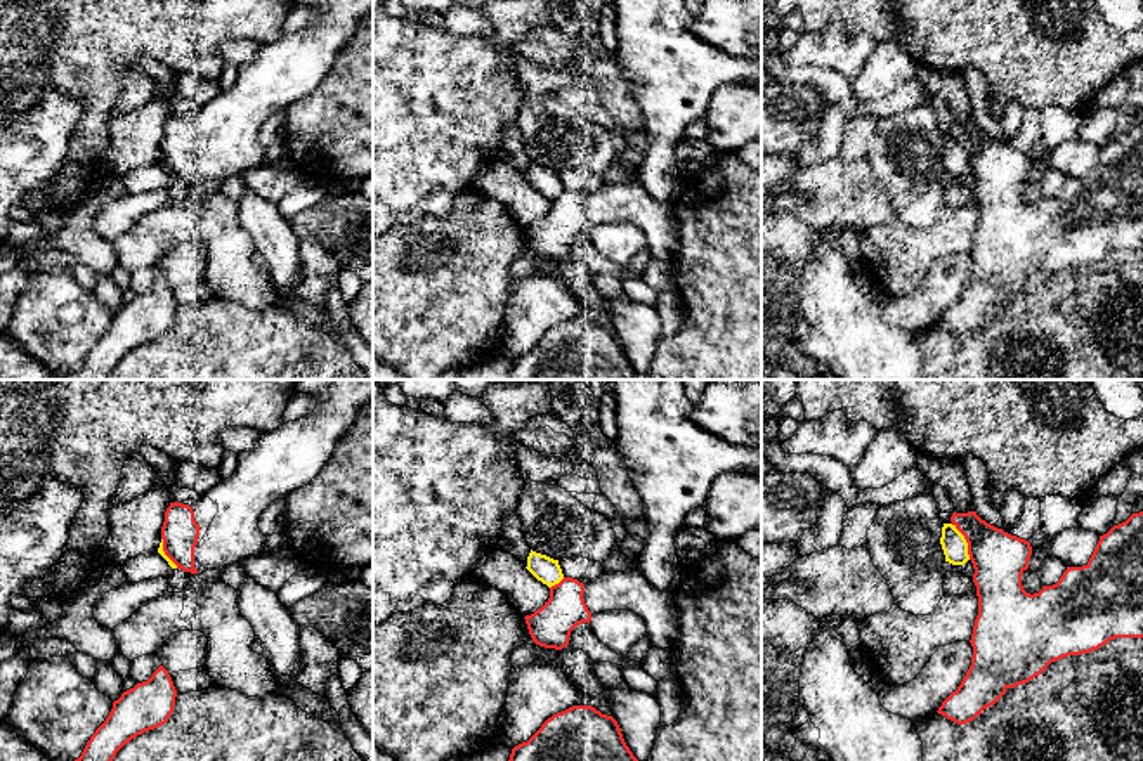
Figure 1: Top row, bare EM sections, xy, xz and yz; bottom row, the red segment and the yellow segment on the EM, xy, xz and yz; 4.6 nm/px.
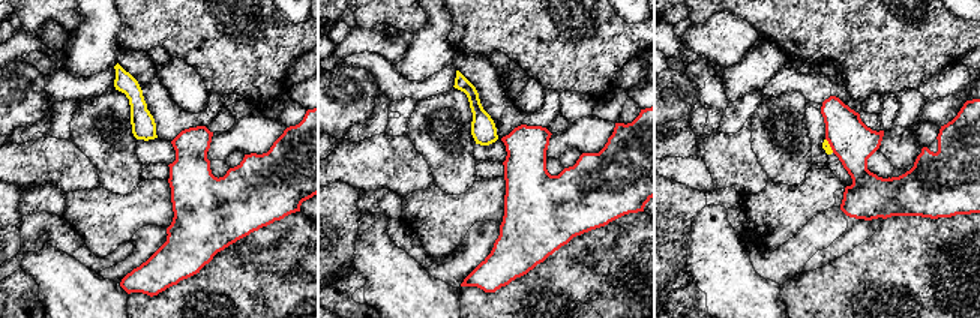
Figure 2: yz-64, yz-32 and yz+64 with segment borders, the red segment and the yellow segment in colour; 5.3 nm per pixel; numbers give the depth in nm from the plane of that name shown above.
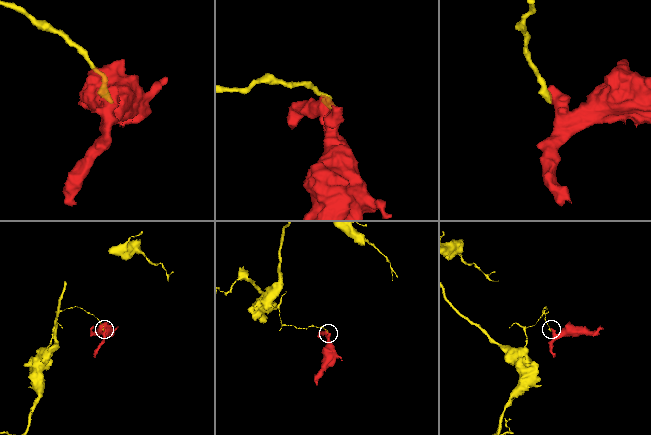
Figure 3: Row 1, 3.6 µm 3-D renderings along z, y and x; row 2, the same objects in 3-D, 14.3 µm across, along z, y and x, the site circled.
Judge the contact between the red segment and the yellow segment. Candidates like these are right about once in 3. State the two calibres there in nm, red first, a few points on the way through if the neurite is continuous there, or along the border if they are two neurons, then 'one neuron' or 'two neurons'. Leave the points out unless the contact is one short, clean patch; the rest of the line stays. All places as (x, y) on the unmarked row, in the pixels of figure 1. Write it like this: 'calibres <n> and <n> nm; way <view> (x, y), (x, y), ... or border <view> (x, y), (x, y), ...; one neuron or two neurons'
calibres 260 and 120 nm; border yz (951, 136), (963, 148), (970, 170); two neurons

